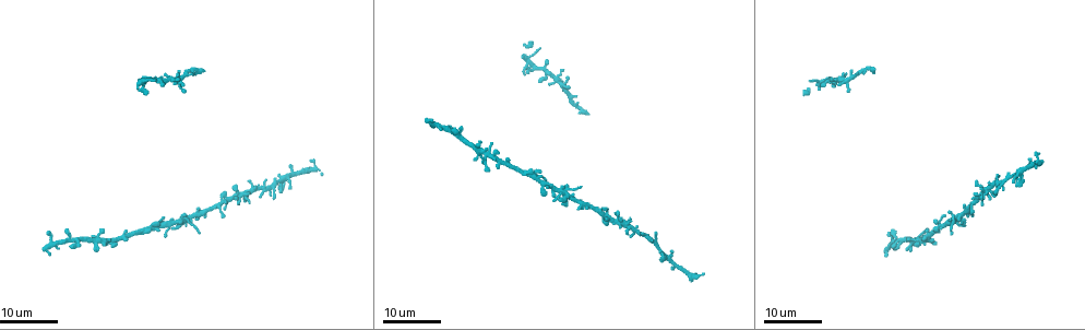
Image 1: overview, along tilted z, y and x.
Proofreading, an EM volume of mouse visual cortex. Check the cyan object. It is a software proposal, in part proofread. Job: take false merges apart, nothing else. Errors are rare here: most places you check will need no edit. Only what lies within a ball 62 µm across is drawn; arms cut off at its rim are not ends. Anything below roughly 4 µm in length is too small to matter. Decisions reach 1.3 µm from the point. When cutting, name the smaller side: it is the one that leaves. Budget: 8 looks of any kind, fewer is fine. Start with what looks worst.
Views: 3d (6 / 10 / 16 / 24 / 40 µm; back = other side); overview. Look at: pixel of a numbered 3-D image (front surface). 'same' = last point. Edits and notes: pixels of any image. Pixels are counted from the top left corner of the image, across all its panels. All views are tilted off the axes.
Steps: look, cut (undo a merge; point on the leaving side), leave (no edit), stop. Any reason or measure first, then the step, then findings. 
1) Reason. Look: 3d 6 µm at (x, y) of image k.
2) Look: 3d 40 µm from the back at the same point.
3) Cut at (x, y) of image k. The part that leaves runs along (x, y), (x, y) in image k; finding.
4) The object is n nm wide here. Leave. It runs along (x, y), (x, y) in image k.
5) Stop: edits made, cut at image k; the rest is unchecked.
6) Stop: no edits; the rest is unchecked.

Three arms meet. Look: 3d 16 µm at (68, 236) of image 1.

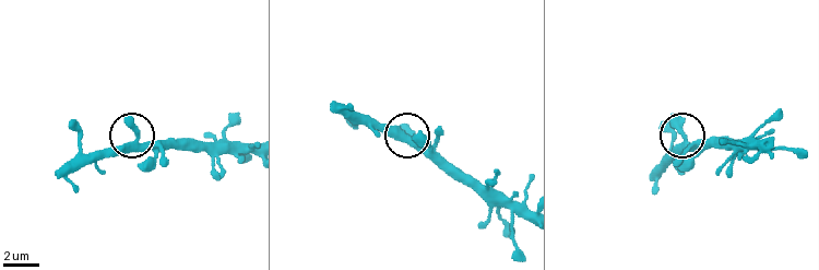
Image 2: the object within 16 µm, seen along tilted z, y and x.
Look: 3d 6 µm at (682, 136) of image 2.

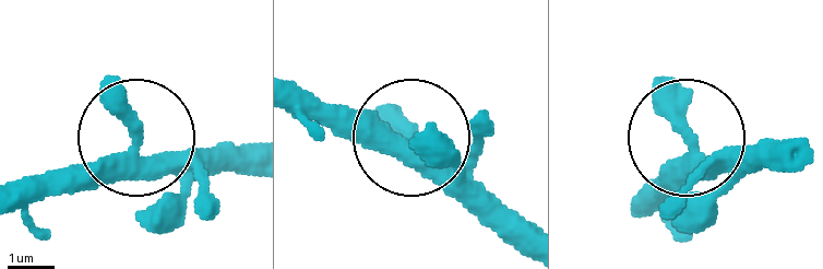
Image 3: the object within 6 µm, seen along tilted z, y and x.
3 arms meet here. Leave. Continuous, no second neuron.

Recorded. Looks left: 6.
A fork. Look: 3d 24 µm at (238, 193) of image 1.

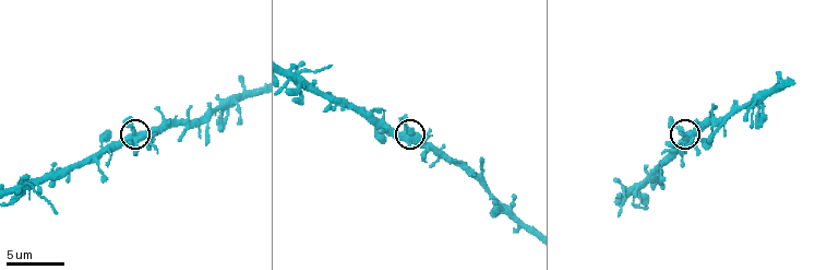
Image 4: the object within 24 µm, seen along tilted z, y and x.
Look: 3d 10 µm at (133, 132) of image 4.

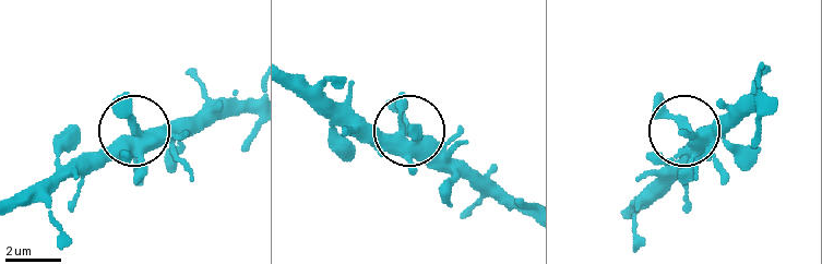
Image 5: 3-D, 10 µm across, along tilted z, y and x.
The object is 370 nm wide here. Leave. It runs along (292, 73), (383, 132), (433, 142), (466, 170) in image 5; one neuron here.

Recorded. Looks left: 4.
Two arms at a narrow angle. Look: 3d 24 µm at (149, 226) of image 1.

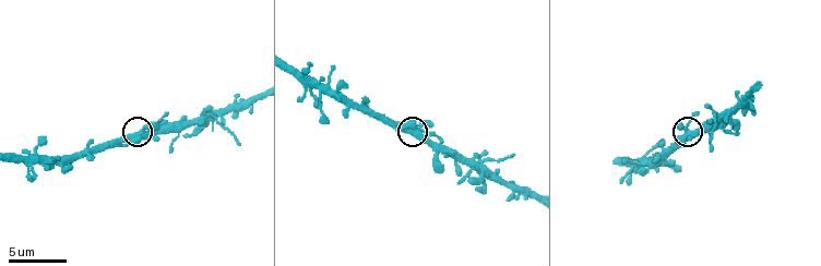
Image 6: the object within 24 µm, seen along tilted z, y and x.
Closer look. Look: 3d 6 µm at (415, 133) of image 6.

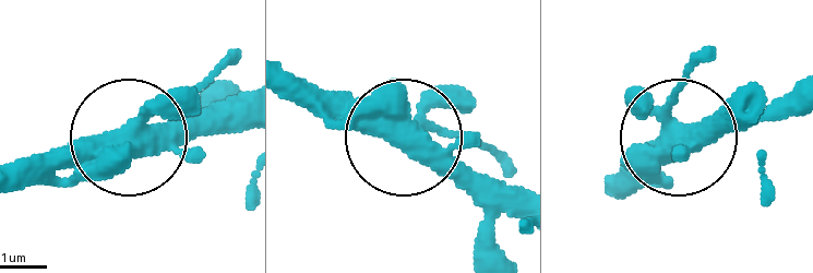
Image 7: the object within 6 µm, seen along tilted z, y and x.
5 arms meet here. Leave. Continuous, no second neuron.

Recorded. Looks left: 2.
Thick turns thin. Look: 3d 16 µm at (196, 72) of image 1.

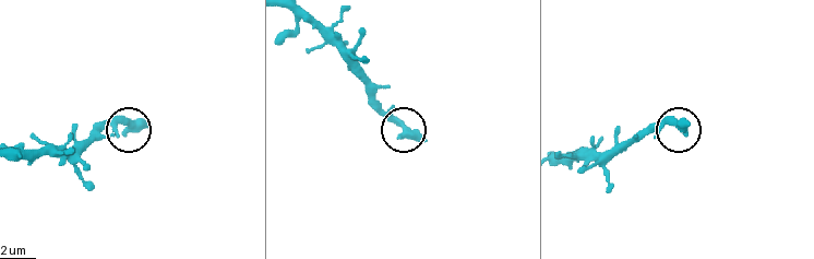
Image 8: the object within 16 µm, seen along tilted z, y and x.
Look: 3d 10 µm at (127, 132) of image 8.

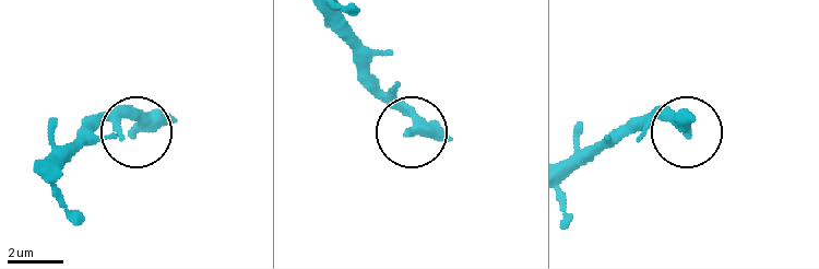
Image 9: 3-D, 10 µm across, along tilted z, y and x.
Leave. Continuous, no second neuron.

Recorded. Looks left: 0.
Stop: no edits; the rest is unchecked.

